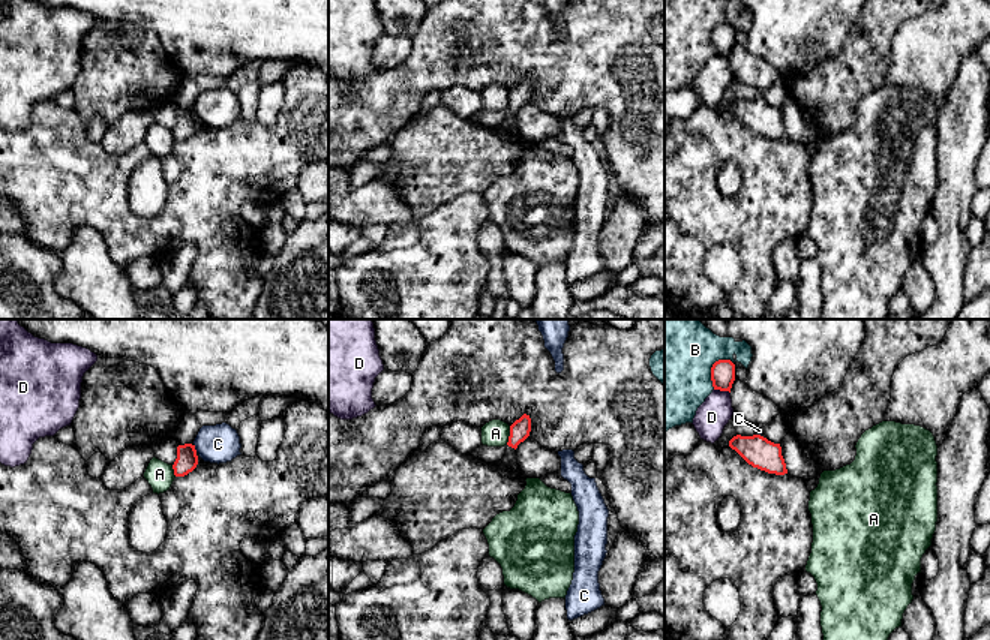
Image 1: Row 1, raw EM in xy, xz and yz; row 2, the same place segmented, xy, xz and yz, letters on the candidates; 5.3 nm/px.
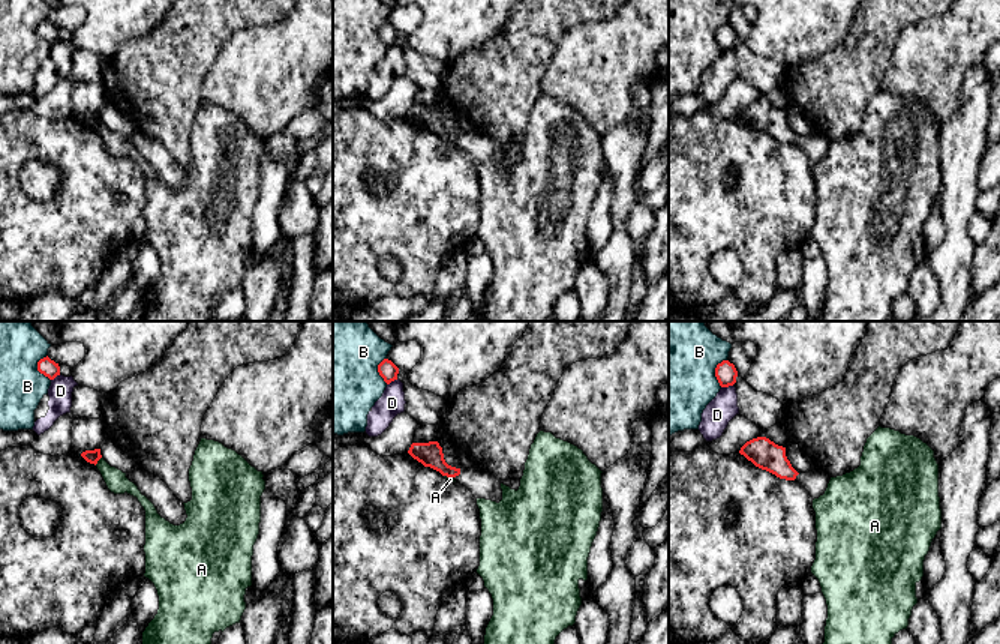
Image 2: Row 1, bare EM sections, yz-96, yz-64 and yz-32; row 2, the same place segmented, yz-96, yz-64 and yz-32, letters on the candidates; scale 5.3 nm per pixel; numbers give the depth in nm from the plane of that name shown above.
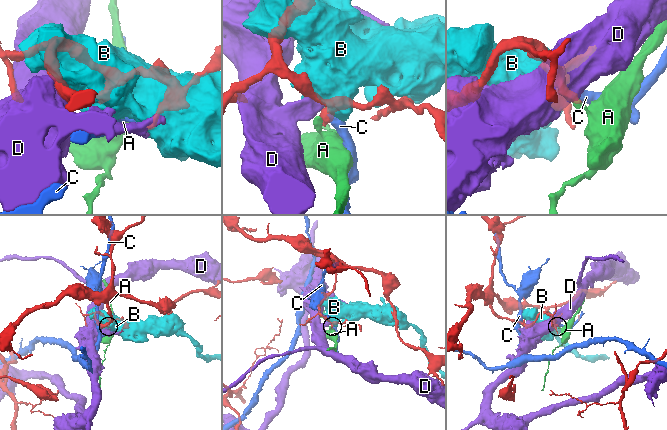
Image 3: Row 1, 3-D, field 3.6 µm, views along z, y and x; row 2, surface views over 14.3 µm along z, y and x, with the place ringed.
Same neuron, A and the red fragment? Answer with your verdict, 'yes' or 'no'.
no

